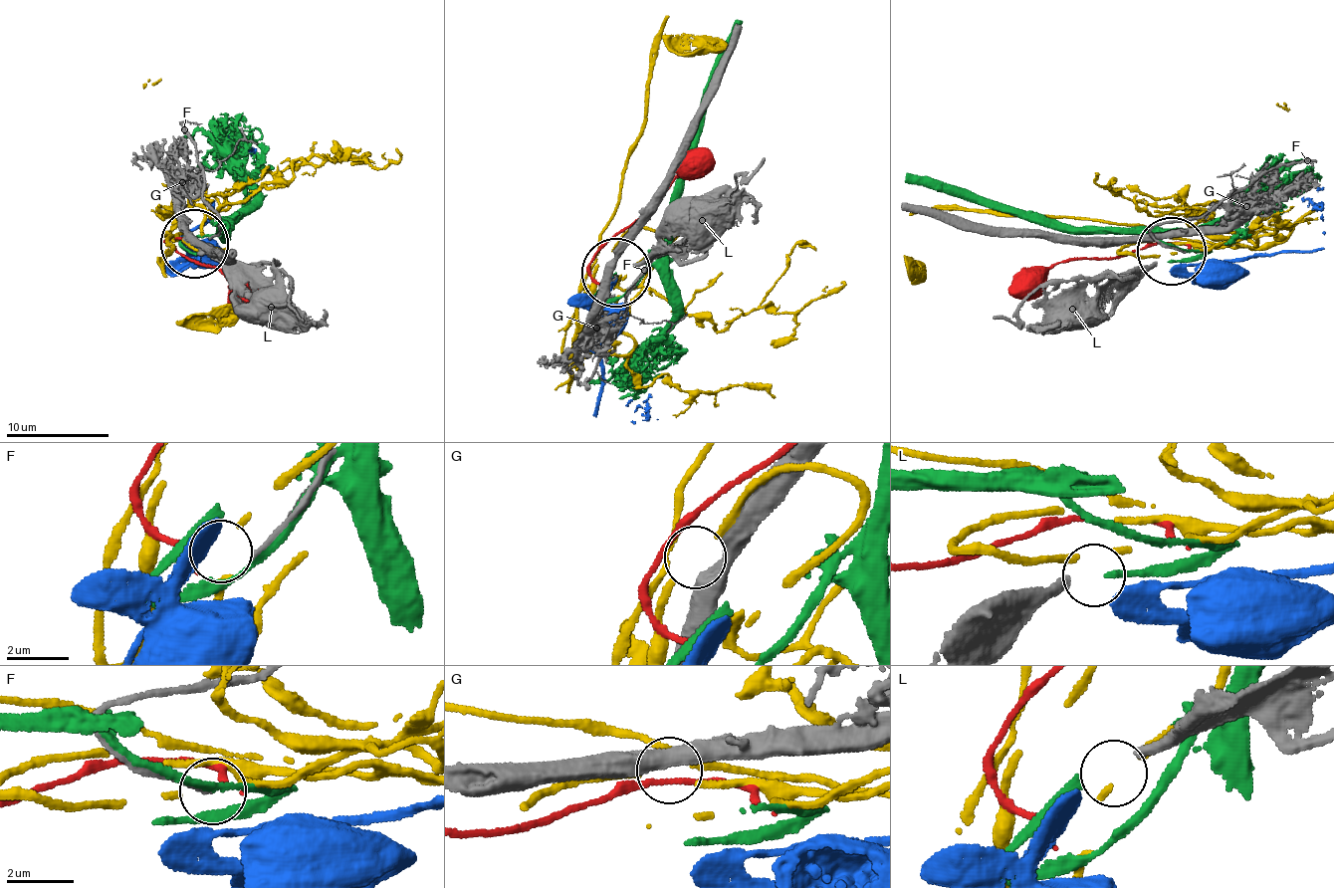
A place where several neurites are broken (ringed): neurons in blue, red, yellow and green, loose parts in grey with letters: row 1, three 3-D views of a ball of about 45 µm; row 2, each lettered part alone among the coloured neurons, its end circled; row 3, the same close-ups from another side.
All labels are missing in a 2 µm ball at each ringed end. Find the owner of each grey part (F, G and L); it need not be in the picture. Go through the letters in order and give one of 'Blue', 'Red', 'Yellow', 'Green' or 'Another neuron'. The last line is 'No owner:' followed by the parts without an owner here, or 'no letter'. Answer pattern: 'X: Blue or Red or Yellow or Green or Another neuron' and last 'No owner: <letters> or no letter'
F: Red
G: Another neuron
L: Green
No owner: G

